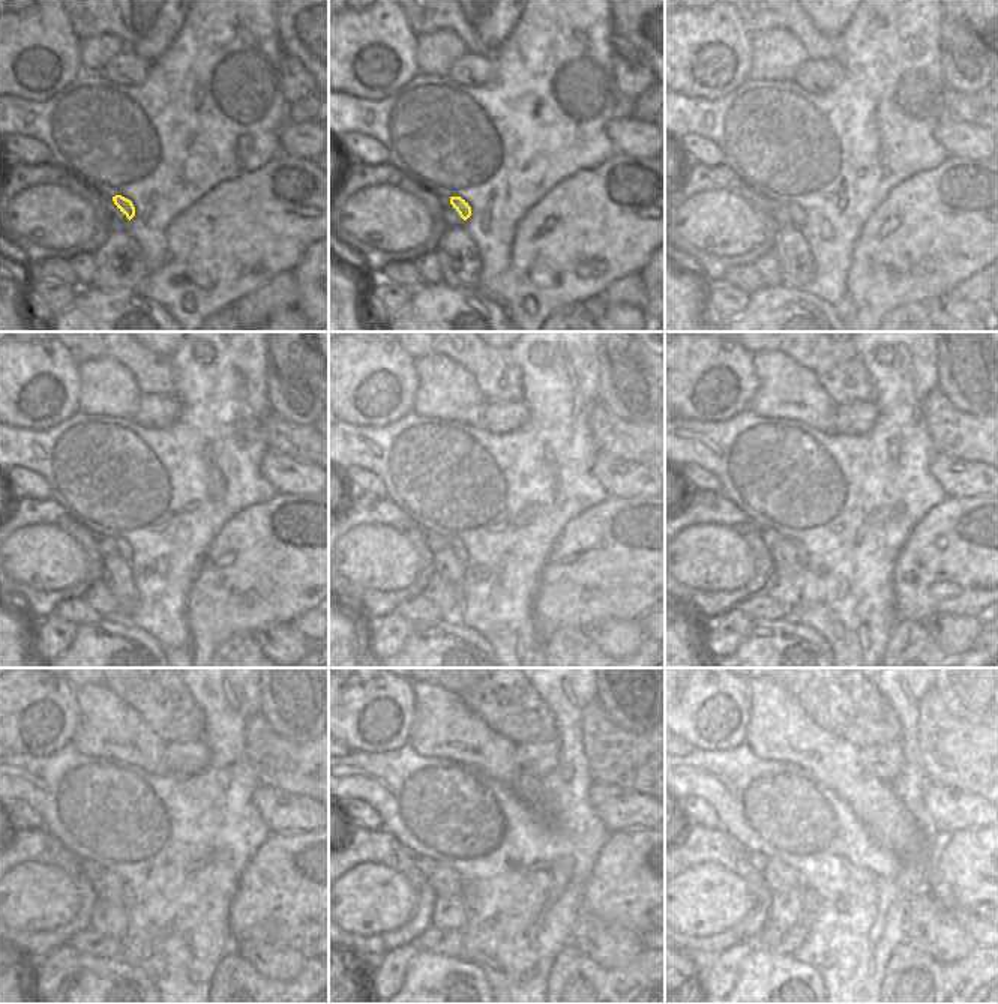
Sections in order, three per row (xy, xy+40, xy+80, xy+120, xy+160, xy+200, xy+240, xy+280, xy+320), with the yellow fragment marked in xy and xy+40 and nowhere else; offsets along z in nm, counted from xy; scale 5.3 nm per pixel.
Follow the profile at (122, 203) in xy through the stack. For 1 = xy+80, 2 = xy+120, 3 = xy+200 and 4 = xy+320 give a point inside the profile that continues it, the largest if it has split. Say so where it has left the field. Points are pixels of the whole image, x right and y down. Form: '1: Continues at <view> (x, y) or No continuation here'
1: Continues at xy+80 (796, 212)
2: Continues at xy+120 (123, 548)
3: Continues at xy+200 (800, 554)
4: Continues at xy+320 (809, 901)

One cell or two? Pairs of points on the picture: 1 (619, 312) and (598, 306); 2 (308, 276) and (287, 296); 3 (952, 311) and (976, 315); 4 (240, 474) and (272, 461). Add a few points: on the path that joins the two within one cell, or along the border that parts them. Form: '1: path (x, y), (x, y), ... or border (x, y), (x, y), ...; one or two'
1: path (614, 312), (602, 311); one
2: border (290, 272), (296, 282), (297, 306); two
3: path (958, 315), (970, 315); one
4: border (269, 450), (261, 459), (261, 474), (276, 492); two

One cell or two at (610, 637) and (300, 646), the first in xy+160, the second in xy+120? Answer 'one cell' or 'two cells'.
one cell

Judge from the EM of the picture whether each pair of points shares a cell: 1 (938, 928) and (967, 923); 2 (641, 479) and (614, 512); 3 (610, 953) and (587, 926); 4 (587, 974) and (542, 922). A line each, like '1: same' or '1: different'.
1: different
2: different
3: same
4: different

